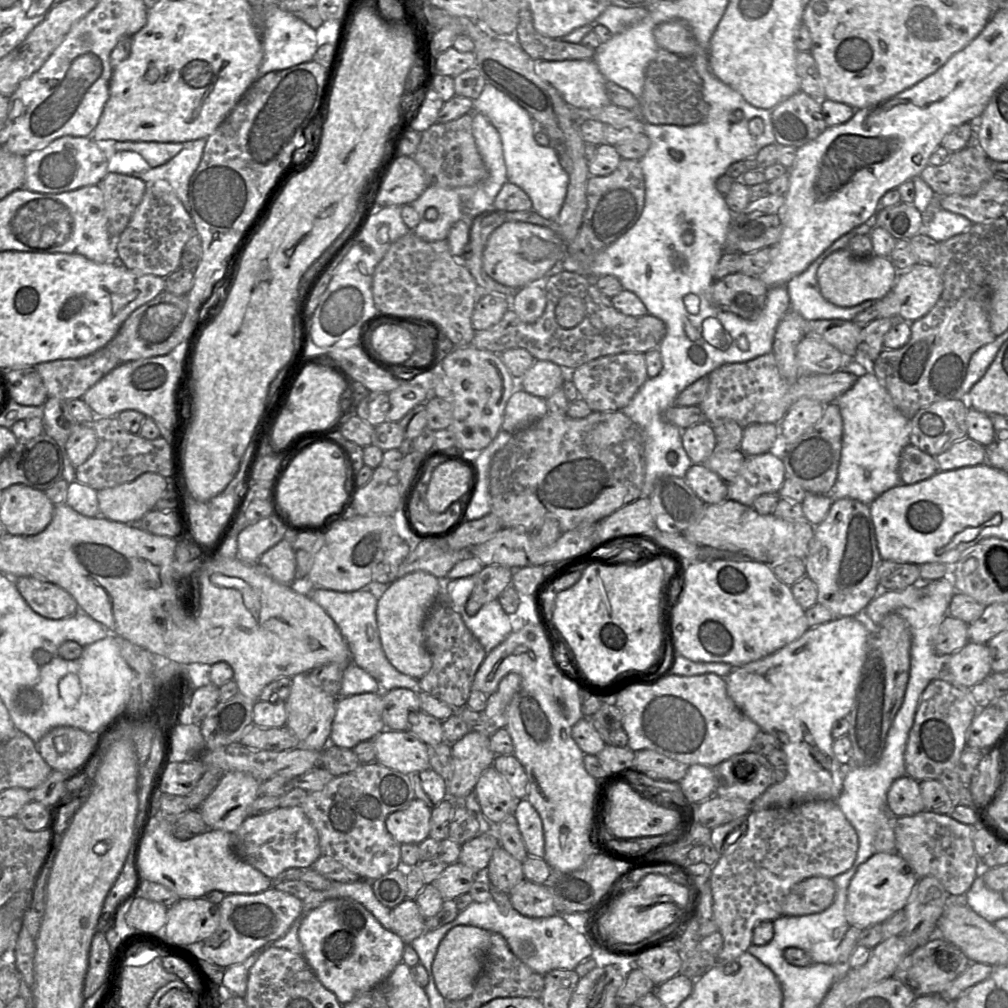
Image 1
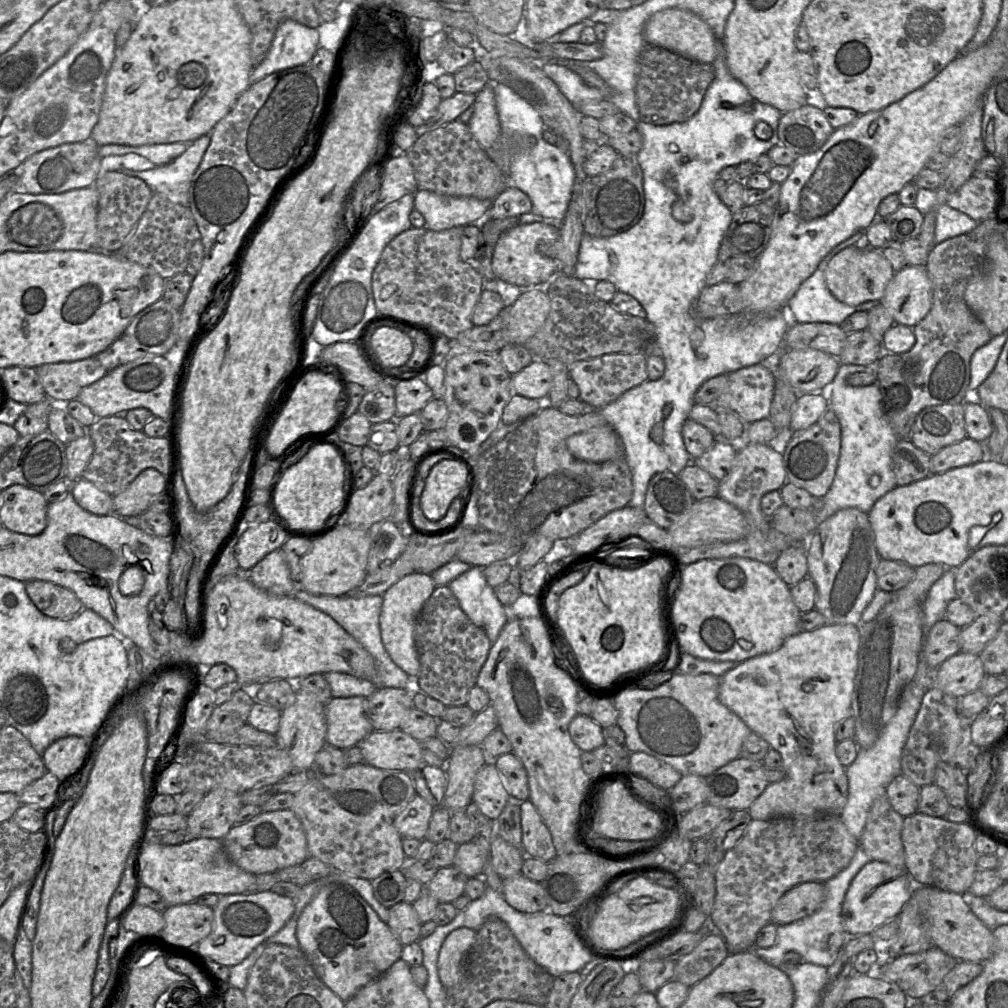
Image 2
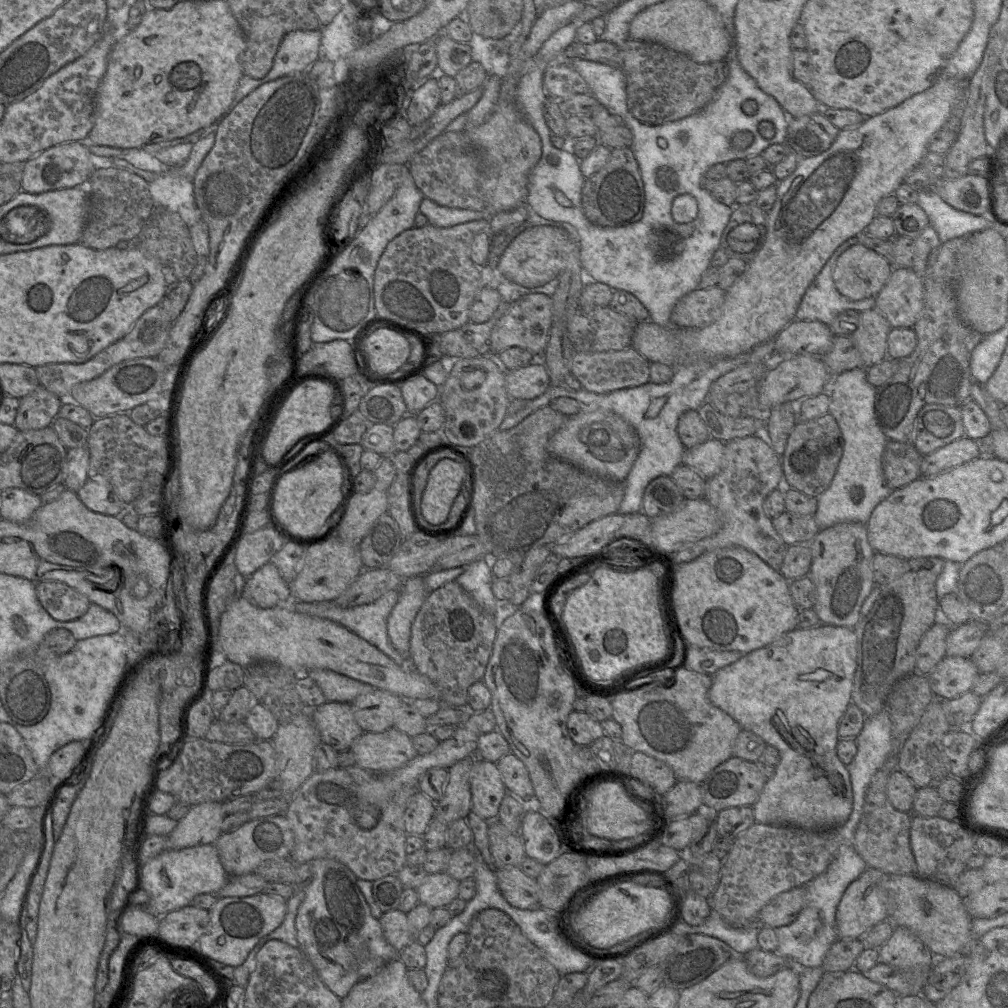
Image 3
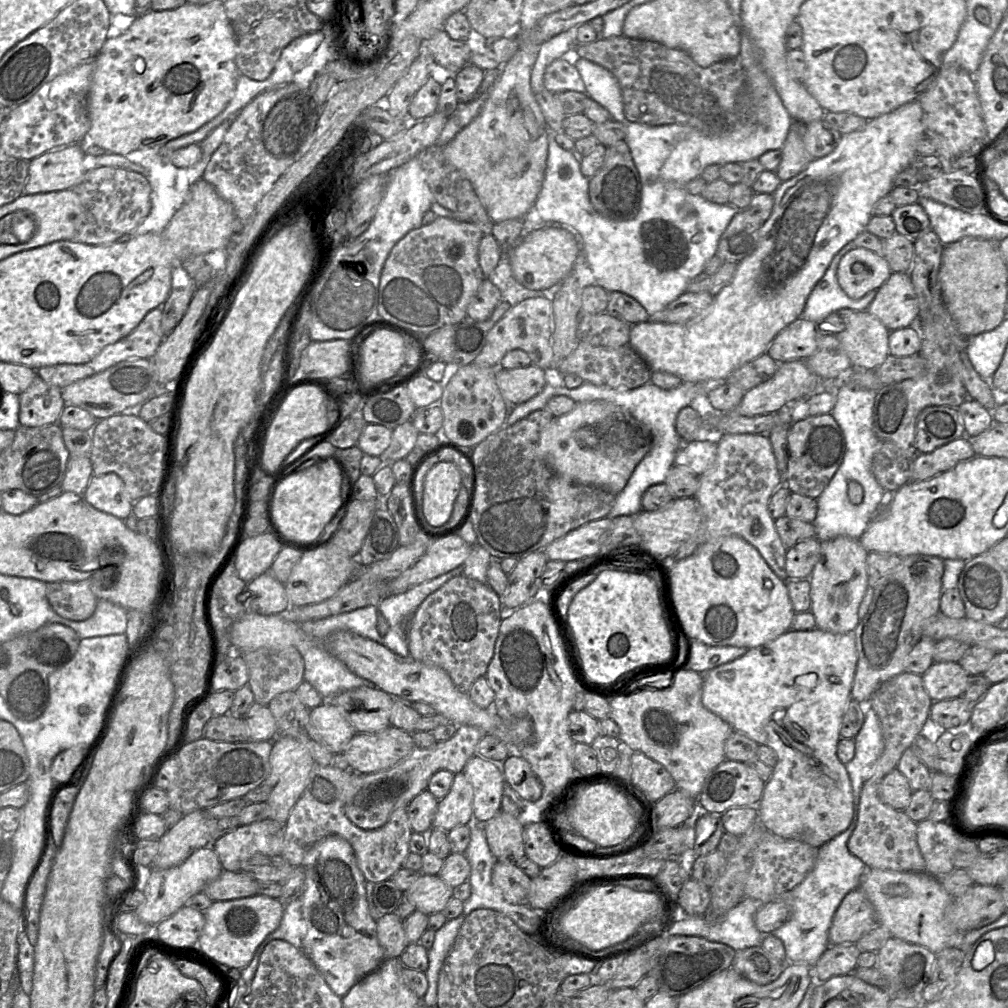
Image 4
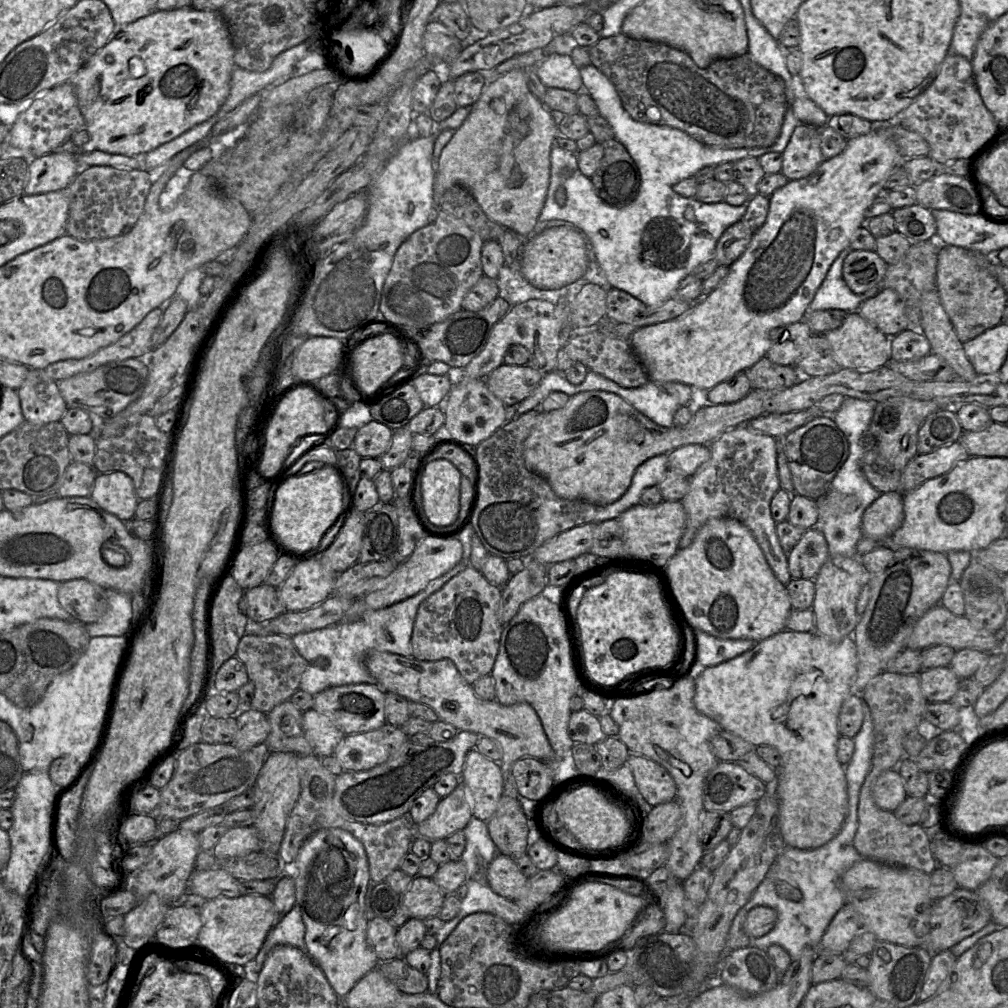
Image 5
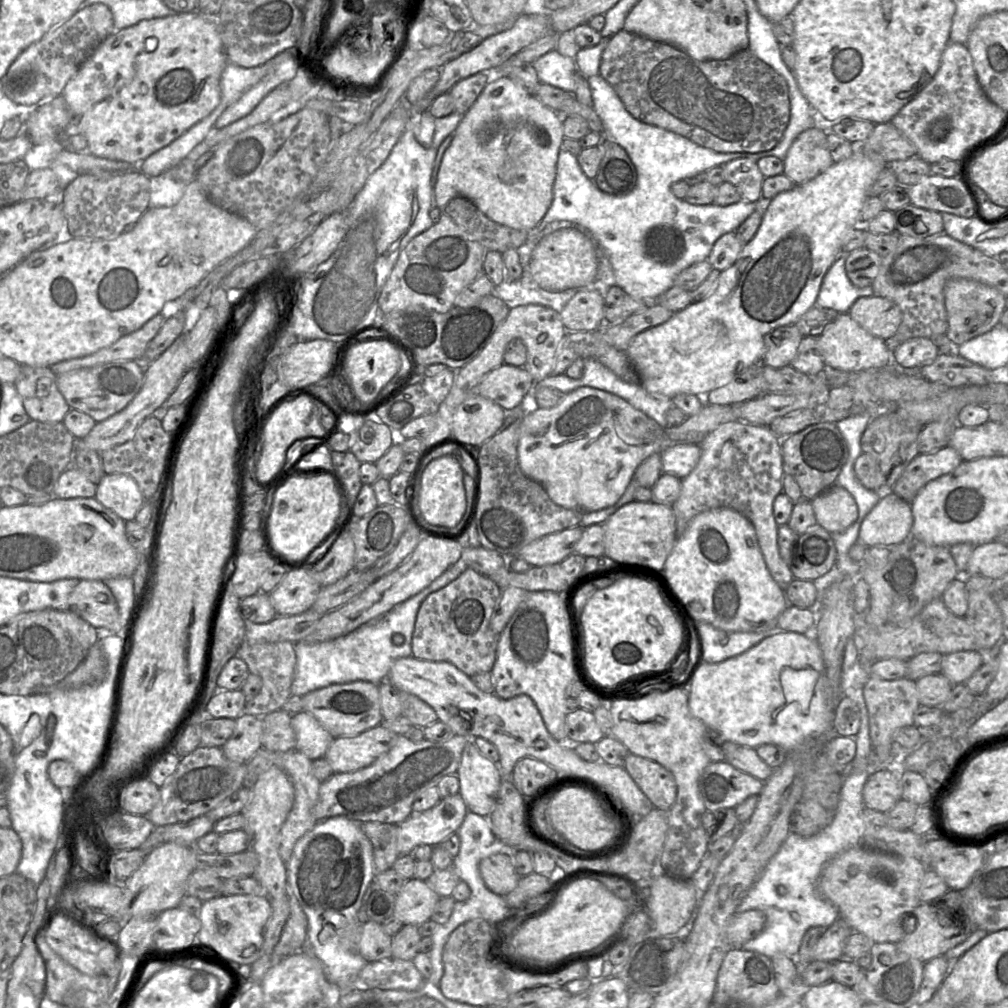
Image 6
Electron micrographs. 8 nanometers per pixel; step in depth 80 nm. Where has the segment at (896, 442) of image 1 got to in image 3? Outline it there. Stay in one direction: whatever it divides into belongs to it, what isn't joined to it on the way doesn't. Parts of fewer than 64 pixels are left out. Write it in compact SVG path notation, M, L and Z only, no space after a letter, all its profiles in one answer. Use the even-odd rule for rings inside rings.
M855 368L837 374L828 387L830 396L829 412L840 427L844 446L843 454L830 486L817 498L814 515L819 531L844 523L867 524L875 507L893 491L885 481L882 471L882 454L888 438L880 429L874 412L876 387L867 381L867 368ZM859 486L863 490L860 502L854 502L851 489Z

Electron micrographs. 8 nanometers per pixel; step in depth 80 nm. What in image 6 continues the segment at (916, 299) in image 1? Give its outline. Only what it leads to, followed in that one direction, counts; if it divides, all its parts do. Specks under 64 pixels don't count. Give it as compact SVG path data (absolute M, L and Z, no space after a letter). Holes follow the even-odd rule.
M878 296L857 299L848 314L867 332L885 341L894 336L902 322L899 306Z

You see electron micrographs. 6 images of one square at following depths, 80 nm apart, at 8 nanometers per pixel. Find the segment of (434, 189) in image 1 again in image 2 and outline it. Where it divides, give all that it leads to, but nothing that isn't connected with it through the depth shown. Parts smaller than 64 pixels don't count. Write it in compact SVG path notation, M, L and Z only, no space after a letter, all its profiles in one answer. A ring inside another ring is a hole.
M487 85L476 95L474 113L468 126L479 145L487 151L501 136L493 85ZM417 190L414 209L425 218L425 228L443 231L456 226L476 224L487 217L492 199L452 197L429 190Z

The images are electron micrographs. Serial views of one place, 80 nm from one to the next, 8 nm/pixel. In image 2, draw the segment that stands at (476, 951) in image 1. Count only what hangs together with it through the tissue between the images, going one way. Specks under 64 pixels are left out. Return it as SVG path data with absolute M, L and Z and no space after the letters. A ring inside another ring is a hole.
M460 927L444 940L438 957L438 974L445 988L457 984L463 976L466 955L474 944L476 931L467 927Z

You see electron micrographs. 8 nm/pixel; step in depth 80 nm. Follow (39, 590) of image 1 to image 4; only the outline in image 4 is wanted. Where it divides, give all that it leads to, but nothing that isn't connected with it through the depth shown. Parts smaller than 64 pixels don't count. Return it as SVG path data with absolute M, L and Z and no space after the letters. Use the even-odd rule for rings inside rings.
M89 581L47 583L46 597L59 616L71 621L90 618L98 601L89 587Z

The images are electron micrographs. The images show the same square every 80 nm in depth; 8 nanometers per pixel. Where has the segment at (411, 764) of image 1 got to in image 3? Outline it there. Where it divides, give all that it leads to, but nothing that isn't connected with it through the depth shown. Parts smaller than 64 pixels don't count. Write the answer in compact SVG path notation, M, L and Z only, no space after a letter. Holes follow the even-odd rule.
M395 727L383 732L363 732L349 749L357 766L375 772L394 771L418 754L412 737Z

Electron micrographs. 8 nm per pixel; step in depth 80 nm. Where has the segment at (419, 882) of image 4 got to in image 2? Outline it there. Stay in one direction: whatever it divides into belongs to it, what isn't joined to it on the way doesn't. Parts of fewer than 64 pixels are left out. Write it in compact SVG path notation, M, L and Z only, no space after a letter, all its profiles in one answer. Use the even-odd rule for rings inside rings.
M454 866L438 869L433 879L426 885L425 891L431 893L439 903L452 903L465 895L468 877Z

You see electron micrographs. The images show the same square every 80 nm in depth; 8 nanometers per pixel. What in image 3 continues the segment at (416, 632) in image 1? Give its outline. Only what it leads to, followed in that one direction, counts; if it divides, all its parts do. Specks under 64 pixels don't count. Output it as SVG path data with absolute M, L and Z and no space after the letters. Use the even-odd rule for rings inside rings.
M424 575L405 579L399 588L399 598L387 618L386 628L391 644L402 657L409 658L412 623L427 595Z

